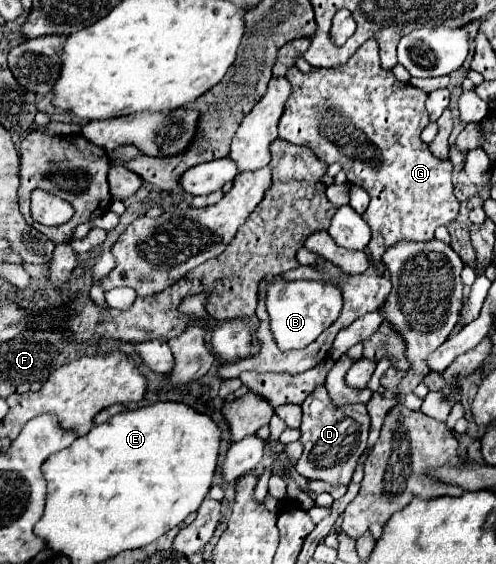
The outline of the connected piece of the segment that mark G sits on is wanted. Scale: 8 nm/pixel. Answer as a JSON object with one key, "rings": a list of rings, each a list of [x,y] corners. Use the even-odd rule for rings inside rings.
{"rings":[[[370,40],[362,44],[362,48],[338,70],[314,68],[310,74],[304,74],[294,66],[286,72],[286,78],[292,84],[292,94],[278,124],[280,138],[296,146],[310,148],[324,164],[340,162],[348,182],[358,184],[368,192],[370,206],[362,218],[372,228],[368,250],[372,266],[378,272],[386,274],[386,264],[382,264],[382,252],[386,252],[386,248],[398,244],[398,240],[432,240],[438,226],[448,226],[458,216],[460,204],[452,186],[452,162],[436,158],[428,144],[420,140],[420,132],[430,122],[424,106],[428,94],[420,88],[414,88],[412,84],[398,82],[390,70],[384,70],[380,66],[376,42]]]}

